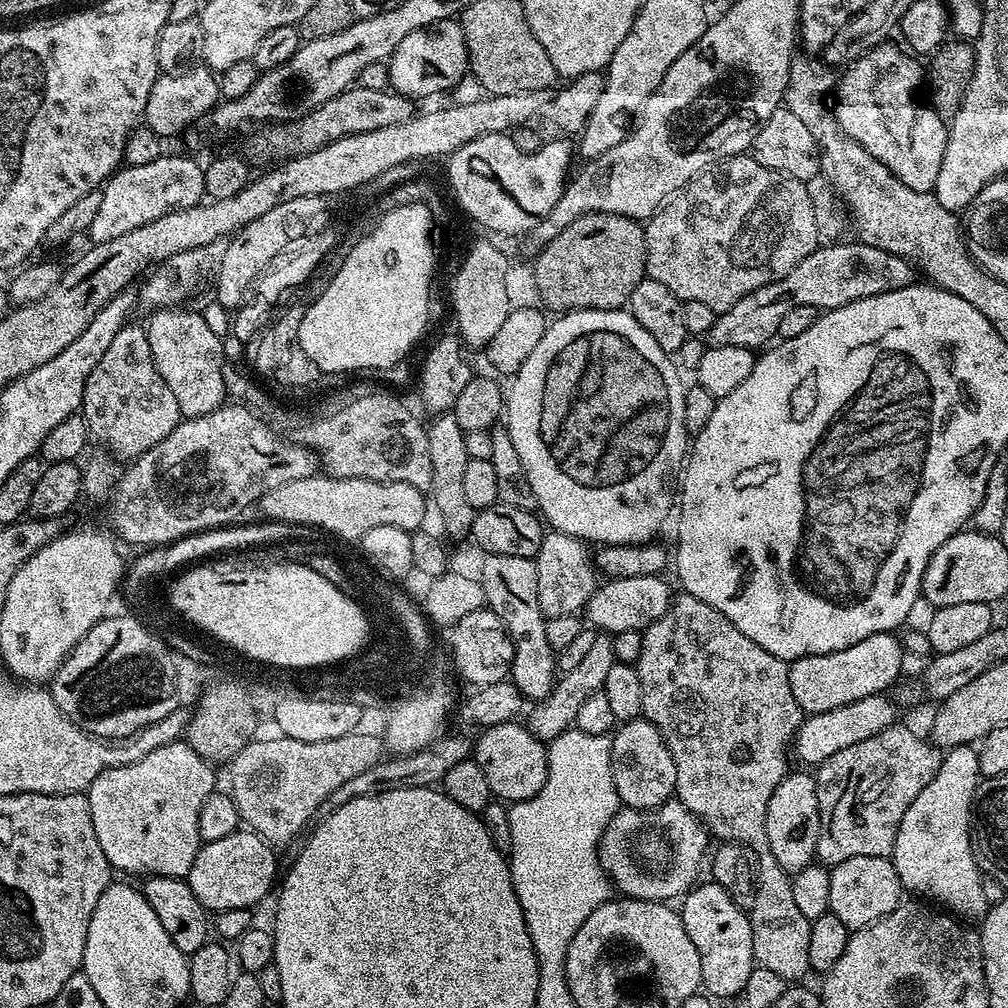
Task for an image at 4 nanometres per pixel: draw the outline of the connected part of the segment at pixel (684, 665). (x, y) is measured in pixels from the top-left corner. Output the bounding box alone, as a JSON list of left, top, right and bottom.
[634,594,812,982]

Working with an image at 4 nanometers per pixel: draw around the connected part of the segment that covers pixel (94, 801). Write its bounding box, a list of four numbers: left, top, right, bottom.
[86,742,217,878]

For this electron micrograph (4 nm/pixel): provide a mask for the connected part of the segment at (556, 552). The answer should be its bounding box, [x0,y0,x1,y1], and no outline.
[534,531,598,618]

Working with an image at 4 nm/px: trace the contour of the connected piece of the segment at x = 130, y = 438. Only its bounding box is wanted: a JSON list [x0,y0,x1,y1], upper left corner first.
[82,322,182,462]

